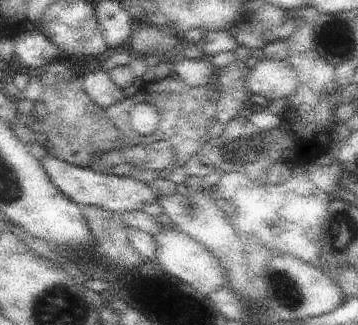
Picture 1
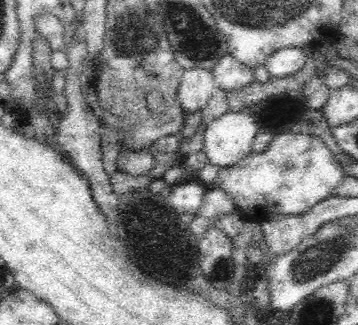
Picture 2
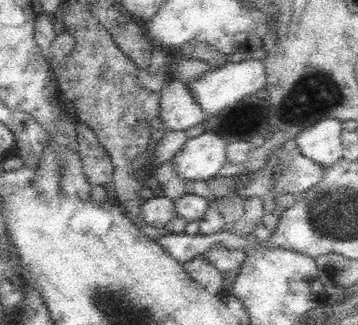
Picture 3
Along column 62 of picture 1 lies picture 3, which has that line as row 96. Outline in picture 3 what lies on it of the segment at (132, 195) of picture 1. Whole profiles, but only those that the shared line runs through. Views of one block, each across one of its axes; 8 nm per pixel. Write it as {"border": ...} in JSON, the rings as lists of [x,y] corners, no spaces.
{"border":[[[168,80],[160,92],[160,116],[166,130],[190,130],[196,124],[210,124],[210,116],[192,98],[190,86],[180,80]]]}

